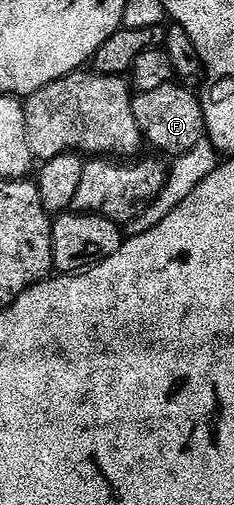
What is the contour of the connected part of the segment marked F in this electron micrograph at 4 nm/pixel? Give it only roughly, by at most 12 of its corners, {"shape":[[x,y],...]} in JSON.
{"shape":[[170,83],[133,98],[146,142],[183,155],[206,140],[205,107]]}

